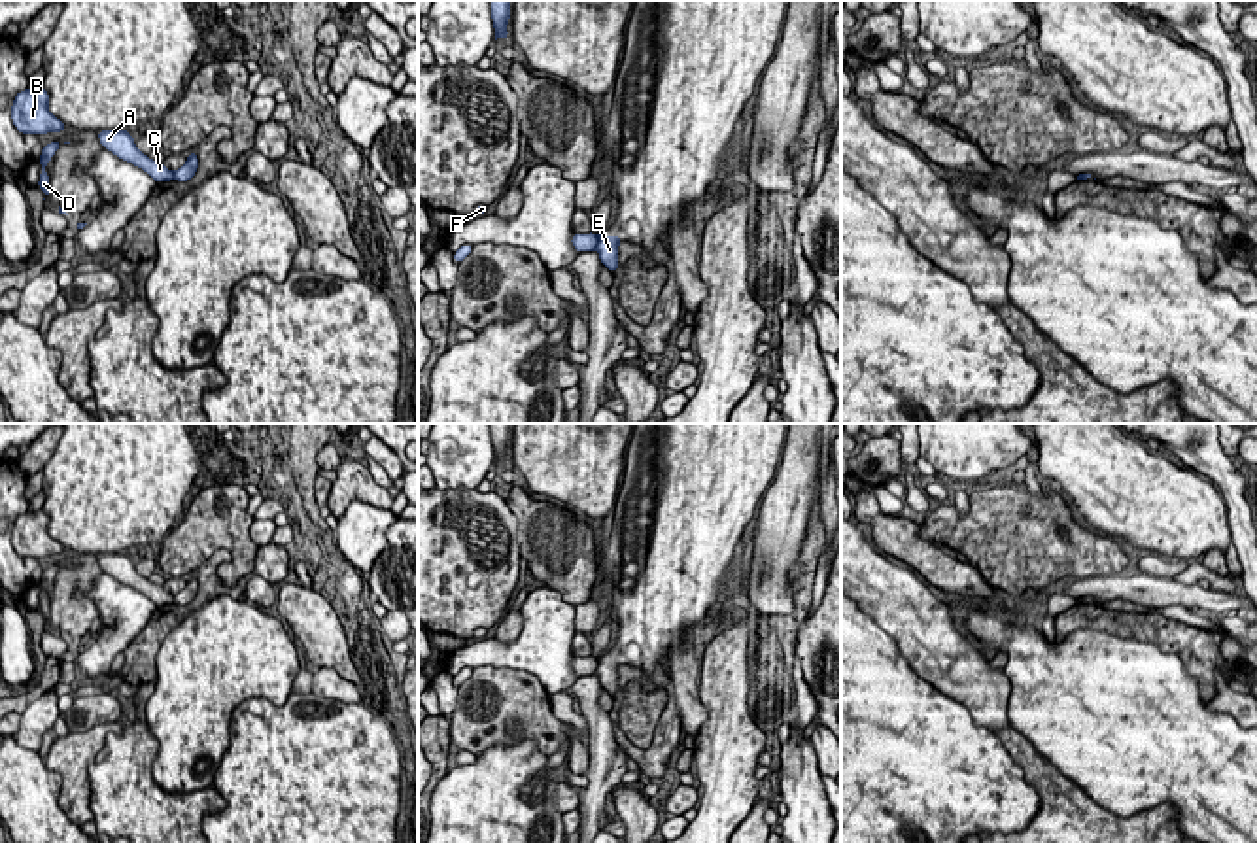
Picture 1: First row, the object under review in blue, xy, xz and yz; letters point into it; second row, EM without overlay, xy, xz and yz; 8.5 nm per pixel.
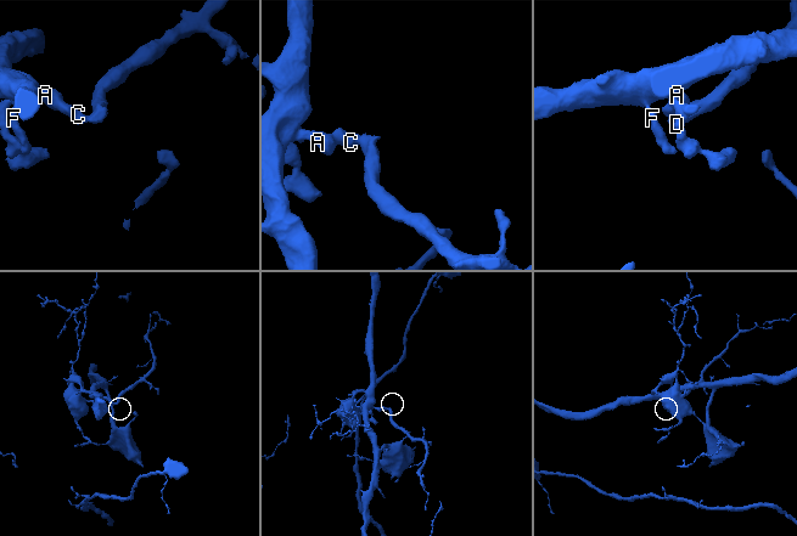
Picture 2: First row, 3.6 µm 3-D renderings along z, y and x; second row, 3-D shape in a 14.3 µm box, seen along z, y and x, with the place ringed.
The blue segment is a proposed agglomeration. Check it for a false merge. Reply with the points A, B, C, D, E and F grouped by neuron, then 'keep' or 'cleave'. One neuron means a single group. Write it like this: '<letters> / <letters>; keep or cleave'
A B C D F / E; cleave

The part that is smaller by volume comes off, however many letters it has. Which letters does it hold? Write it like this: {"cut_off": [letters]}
{"cut_off": ["E"]}

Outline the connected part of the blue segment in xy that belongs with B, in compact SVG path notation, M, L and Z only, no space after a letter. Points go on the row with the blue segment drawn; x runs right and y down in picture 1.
M43 87L23 89L11 104L11 121L21 134L64 132L68 127L49 110L49 93Z

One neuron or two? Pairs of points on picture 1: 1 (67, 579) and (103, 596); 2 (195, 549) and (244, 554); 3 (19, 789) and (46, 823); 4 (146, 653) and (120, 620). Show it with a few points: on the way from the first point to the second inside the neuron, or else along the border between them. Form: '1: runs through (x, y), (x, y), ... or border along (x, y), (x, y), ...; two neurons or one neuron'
1: border along (103, 571), (82, 592), (95, 605), (97, 617); two neurons
2: runs through (206, 541), (233, 543); one neuron
3: runs through (25, 796), (38, 815); one neuron
4: border along (157, 607), (146, 626), (121, 653); two neurons

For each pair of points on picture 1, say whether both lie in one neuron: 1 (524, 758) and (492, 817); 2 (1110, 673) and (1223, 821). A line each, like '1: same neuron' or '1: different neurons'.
1: same neuron
2: same neuron

